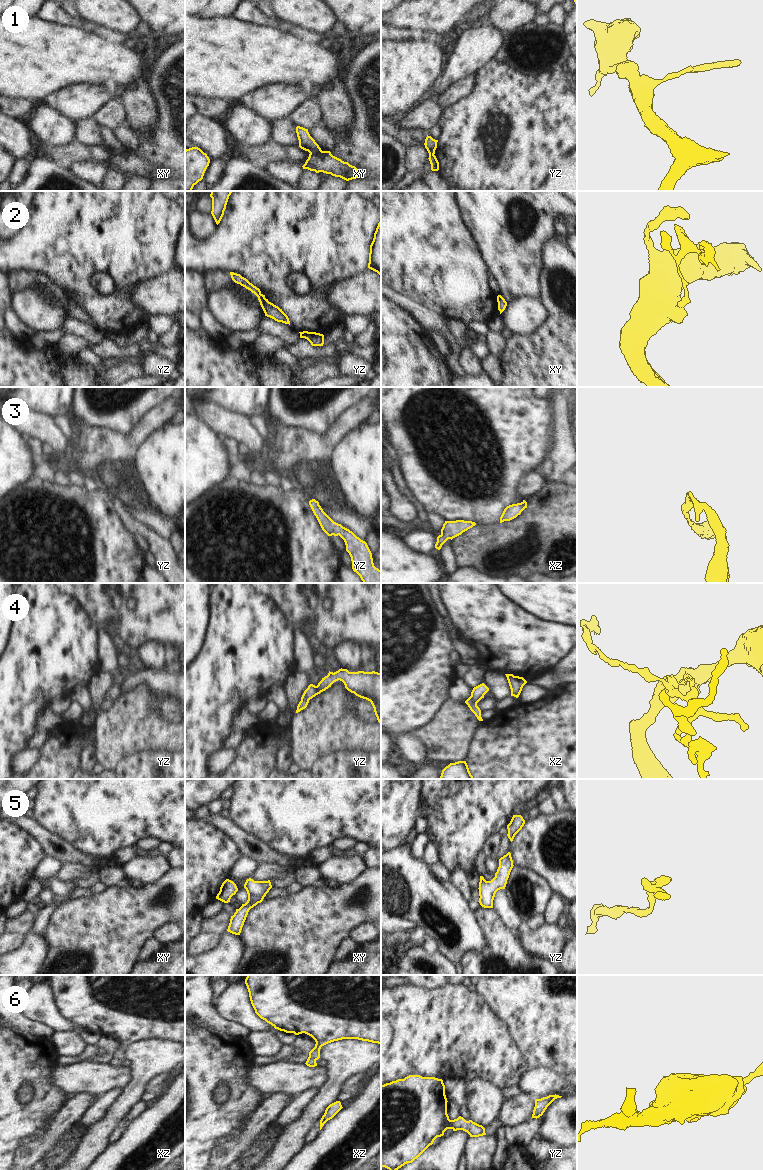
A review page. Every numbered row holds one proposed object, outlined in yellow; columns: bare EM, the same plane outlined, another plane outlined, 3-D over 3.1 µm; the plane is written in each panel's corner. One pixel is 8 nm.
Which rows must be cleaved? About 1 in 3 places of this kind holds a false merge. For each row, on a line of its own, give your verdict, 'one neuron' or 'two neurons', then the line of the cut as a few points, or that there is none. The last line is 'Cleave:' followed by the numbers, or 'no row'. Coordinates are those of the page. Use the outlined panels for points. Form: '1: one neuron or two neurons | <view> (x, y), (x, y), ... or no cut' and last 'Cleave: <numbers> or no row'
1: two neurons | xy (321, 150), (315, 154), (310, 153)
2: one neuron | no cut
3: one neuron | no cut
4: two neurons | xz (469, 697), (476, 703)
5: one neuron | no cut
6: one neuron | no cut
Cleave: 1, 4

